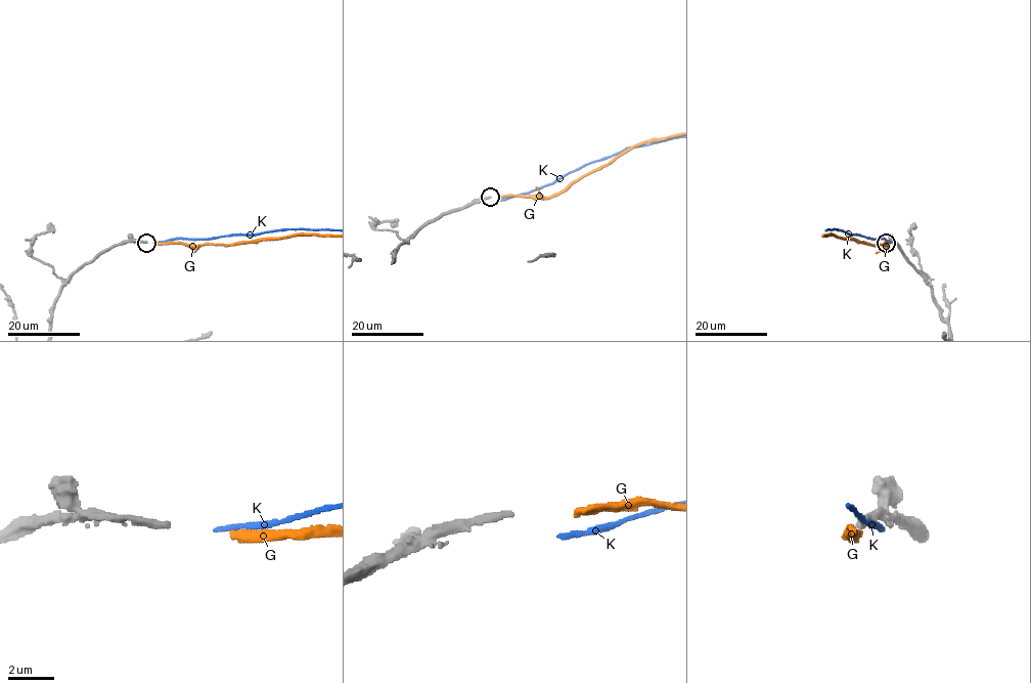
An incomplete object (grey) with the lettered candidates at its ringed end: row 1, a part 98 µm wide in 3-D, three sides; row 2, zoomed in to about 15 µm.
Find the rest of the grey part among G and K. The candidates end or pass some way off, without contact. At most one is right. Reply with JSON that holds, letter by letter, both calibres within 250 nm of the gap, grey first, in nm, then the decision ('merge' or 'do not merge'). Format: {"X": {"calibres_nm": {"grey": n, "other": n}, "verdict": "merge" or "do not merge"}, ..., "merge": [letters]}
{"G": {"calibres_nm": {"grey": 300, "other": 320}, "verdict": "merge"}, "K": {"calibres_nm": {"grey": 300, "other": 220}, "verdict": "do not merge"}, "merge": ["G"]}

